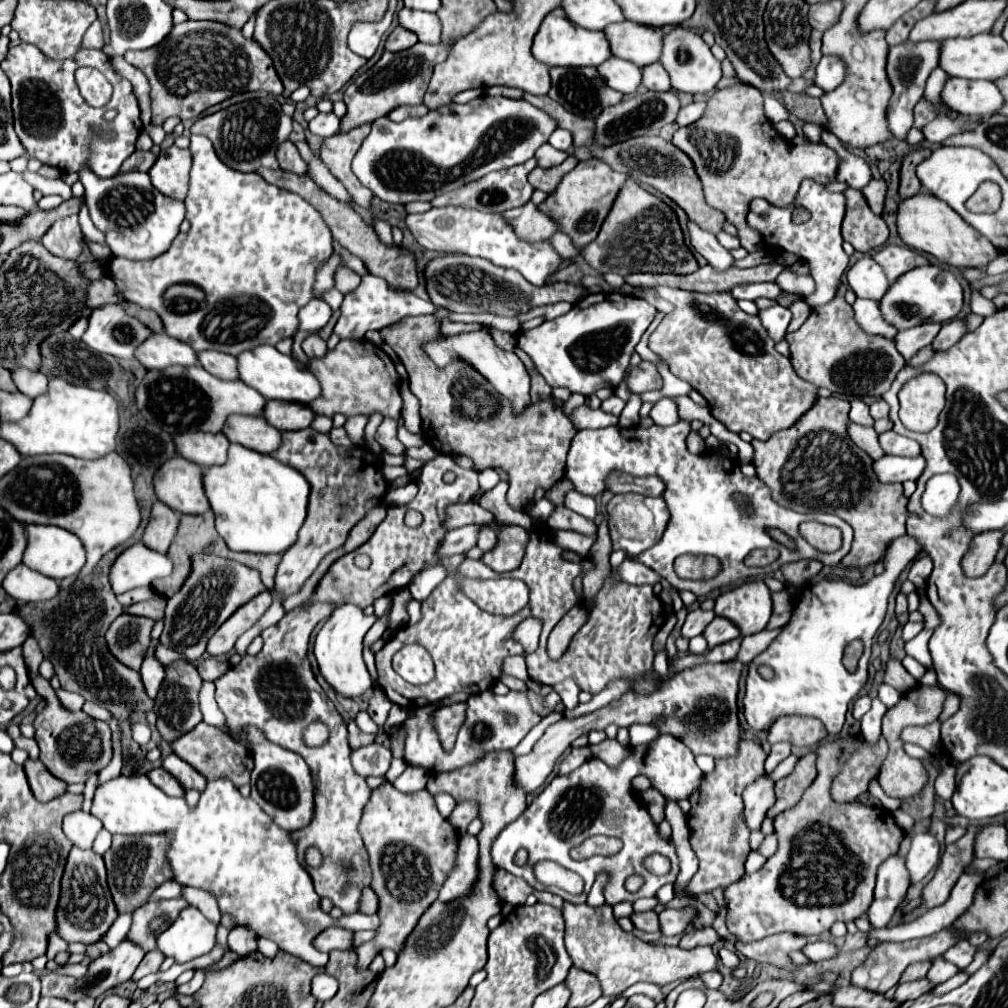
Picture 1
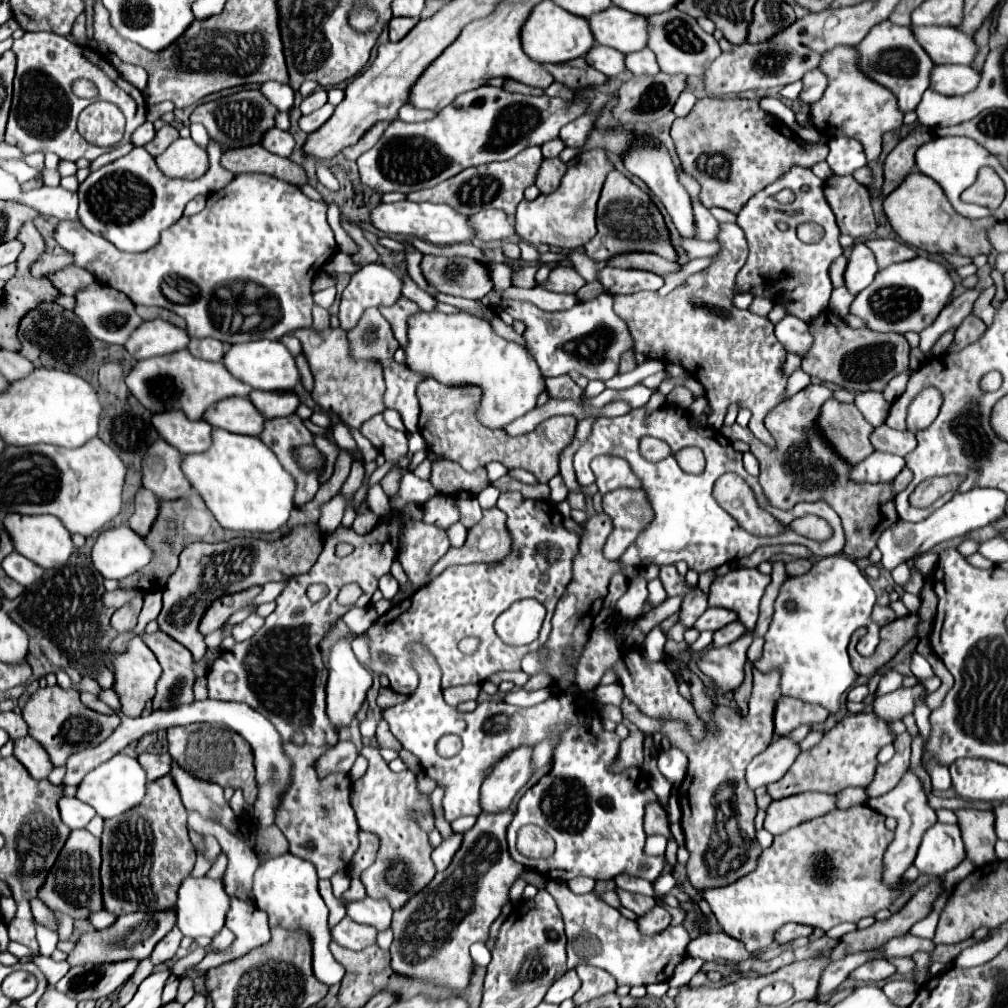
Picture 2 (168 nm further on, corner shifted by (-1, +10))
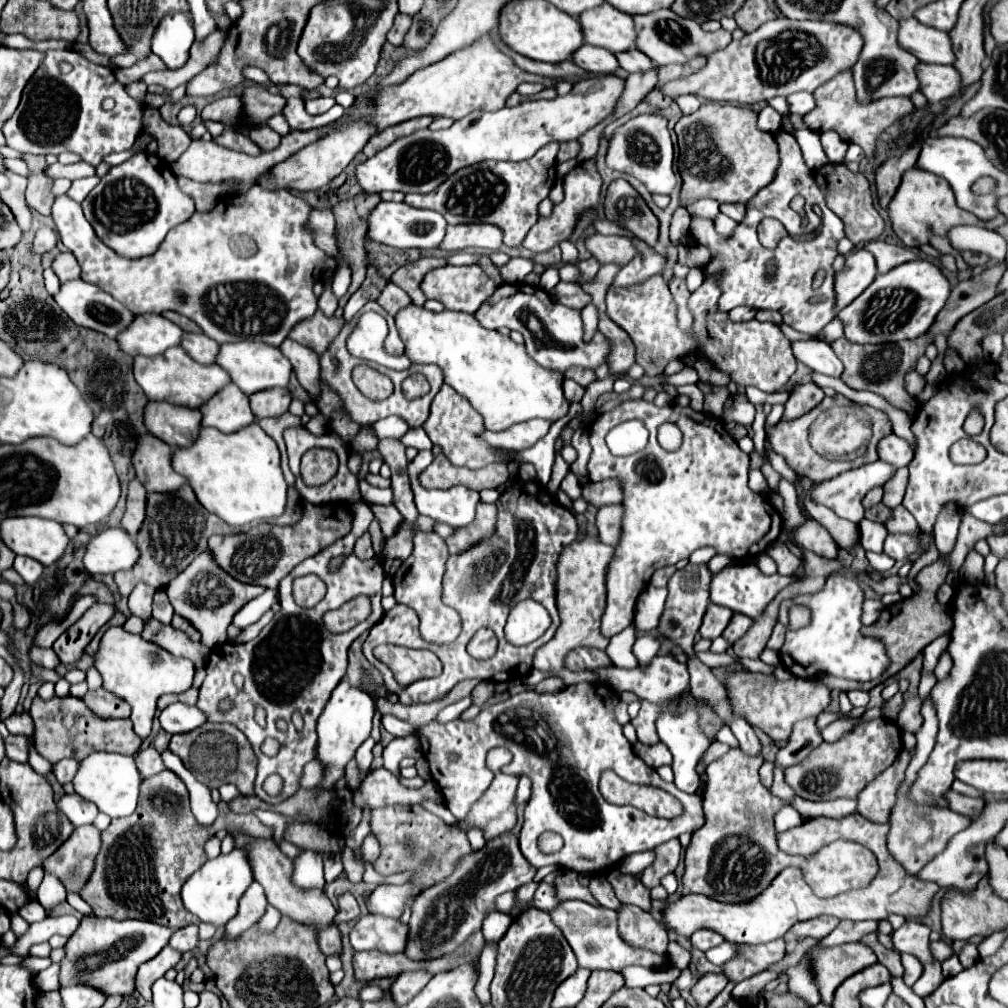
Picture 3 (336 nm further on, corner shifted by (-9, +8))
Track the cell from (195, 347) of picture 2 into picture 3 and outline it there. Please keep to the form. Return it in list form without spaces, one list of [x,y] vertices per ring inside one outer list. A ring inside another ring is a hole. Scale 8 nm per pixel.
[[[184,332],[180,338],[180,346],[196,360],[202,364],[214,364],[216,360],[216,352],[218,352],[218,344],[214,340],[210,340],[204,334],[192,334],[192,332]]]

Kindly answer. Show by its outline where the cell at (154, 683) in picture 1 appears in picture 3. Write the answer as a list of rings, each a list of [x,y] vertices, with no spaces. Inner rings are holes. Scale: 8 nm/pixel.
[[[110,626],[102,640],[100,648],[94,654],[94,666],[102,674],[104,688],[120,696],[132,706],[132,724],[134,732],[140,738],[150,736],[152,720],[156,714],[156,700],[162,694],[182,694],[192,686],[194,664],[190,658],[174,656],[168,650],[144,640],[140,634],[130,634],[122,626]]]

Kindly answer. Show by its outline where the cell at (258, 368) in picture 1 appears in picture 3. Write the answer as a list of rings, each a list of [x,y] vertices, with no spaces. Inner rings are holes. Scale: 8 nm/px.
[[[244,340],[244,342],[230,342],[230,344],[222,344],[216,356],[216,364],[222,366],[232,382],[244,392],[244,394],[254,394],[258,390],[266,390],[266,388],[274,388],[274,386],[288,386],[290,380],[290,372],[292,372],[292,364],[288,362],[288,358],[282,356],[282,352],[270,344],[264,342],[252,342],[252,340]]]

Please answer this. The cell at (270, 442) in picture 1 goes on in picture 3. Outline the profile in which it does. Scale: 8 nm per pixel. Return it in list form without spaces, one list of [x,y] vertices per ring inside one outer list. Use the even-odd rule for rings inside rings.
[[[228,384],[216,392],[200,406],[200,412],[202,426],[212,426],[220,432],[236,432],[256,420],[250,410],[248,396],[234,384]]]

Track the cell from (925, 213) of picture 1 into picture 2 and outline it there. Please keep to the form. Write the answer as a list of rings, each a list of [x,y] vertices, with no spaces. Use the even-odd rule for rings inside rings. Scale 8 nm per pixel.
[[[922,172],[908,174],[908,178],[884,200],[884,212],[894,228],[894,232],[910,246],[928,250],[932,254],[962,254],[978,256],[990,254],[992,244],[988,240],[990,228],[996,224],[994,218],[972,220],[958,214],[948,202],[944,190]]]

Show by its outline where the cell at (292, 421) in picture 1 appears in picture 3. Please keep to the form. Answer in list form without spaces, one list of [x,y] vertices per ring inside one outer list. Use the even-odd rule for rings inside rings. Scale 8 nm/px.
[[[270,388],[270,390],[260,390],[250,396],[250,408],[256,416],[256,420],[268,418],[268,416],[280,416],[288,410],[290,406],[290,392],[288,388]]]

